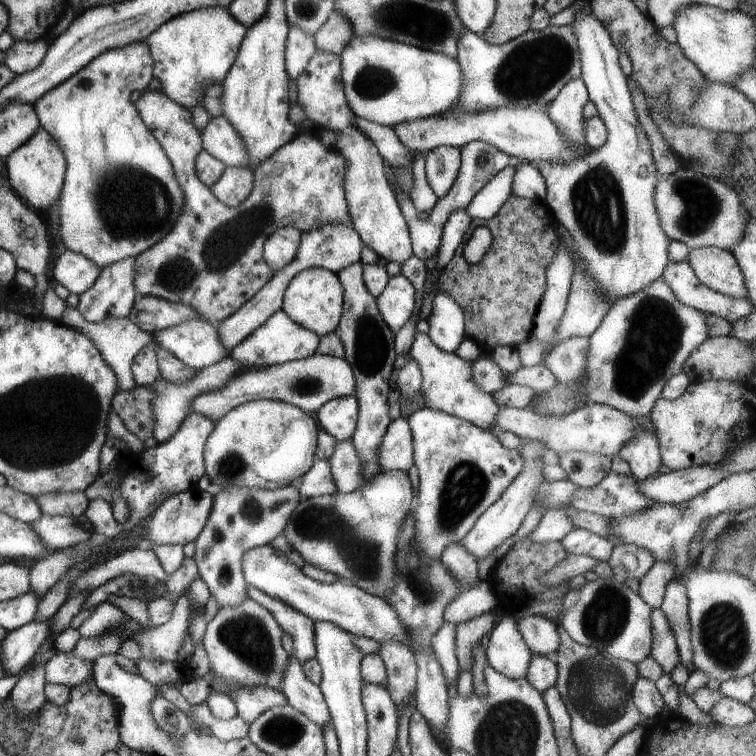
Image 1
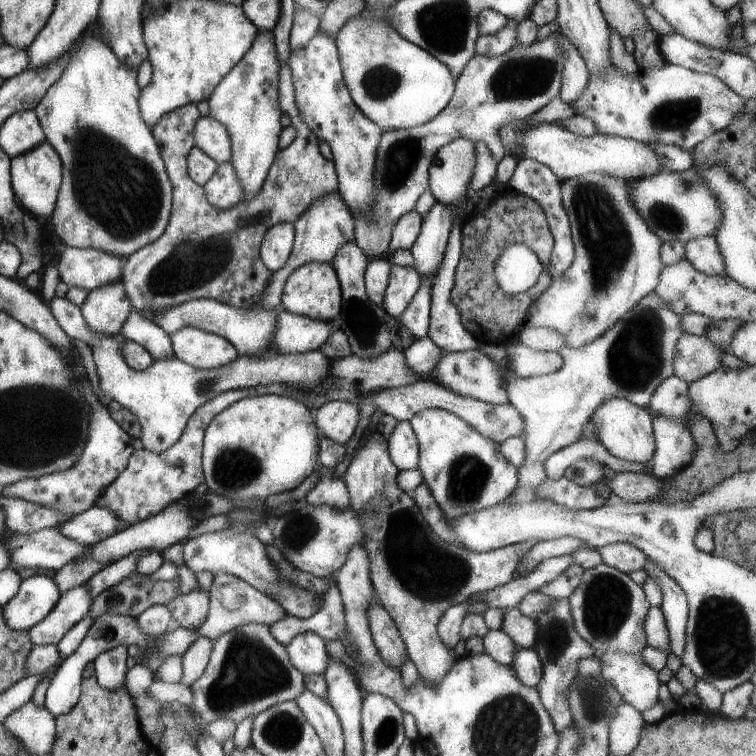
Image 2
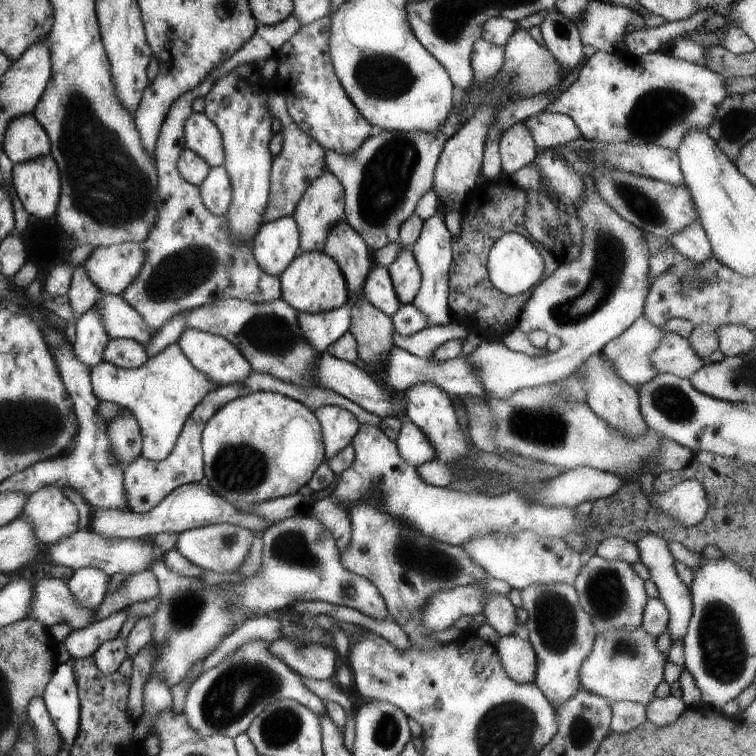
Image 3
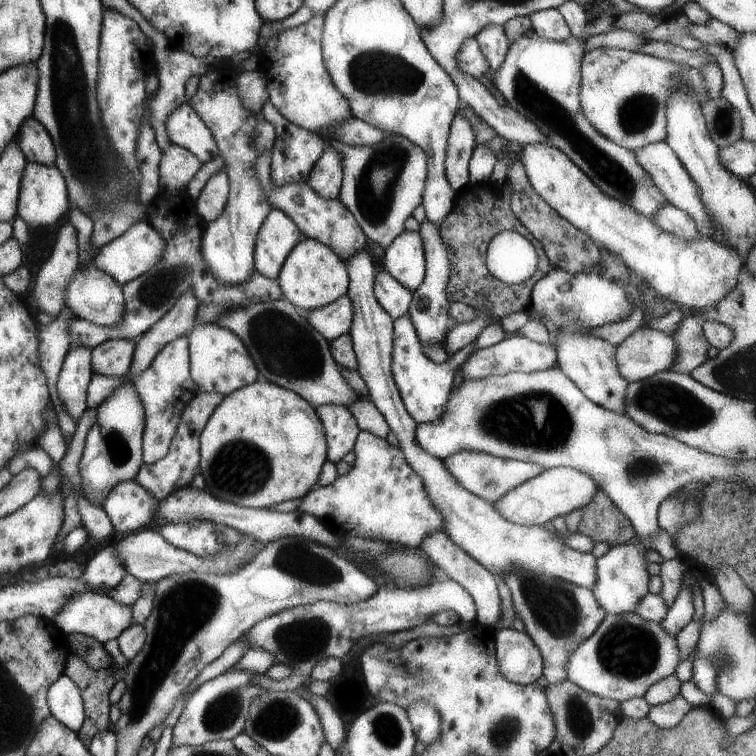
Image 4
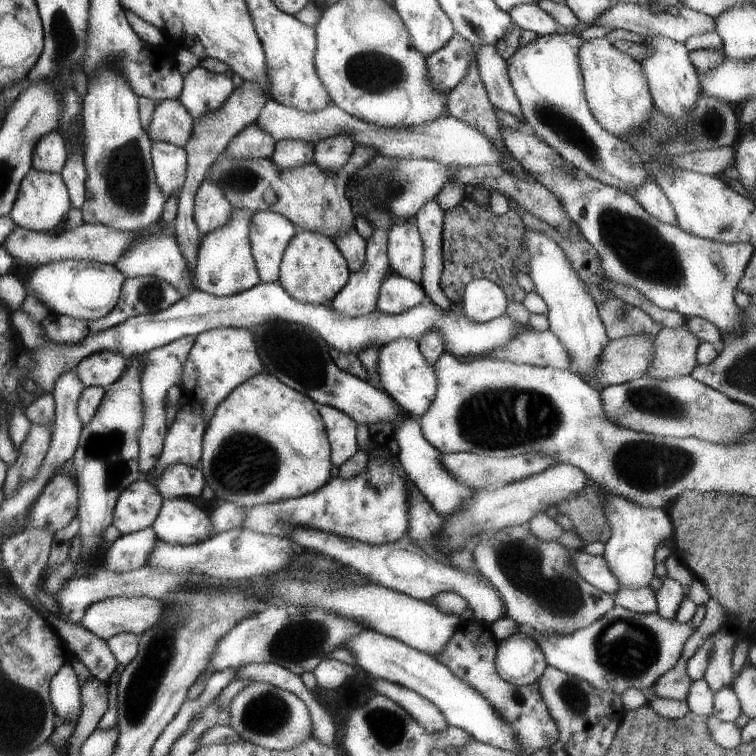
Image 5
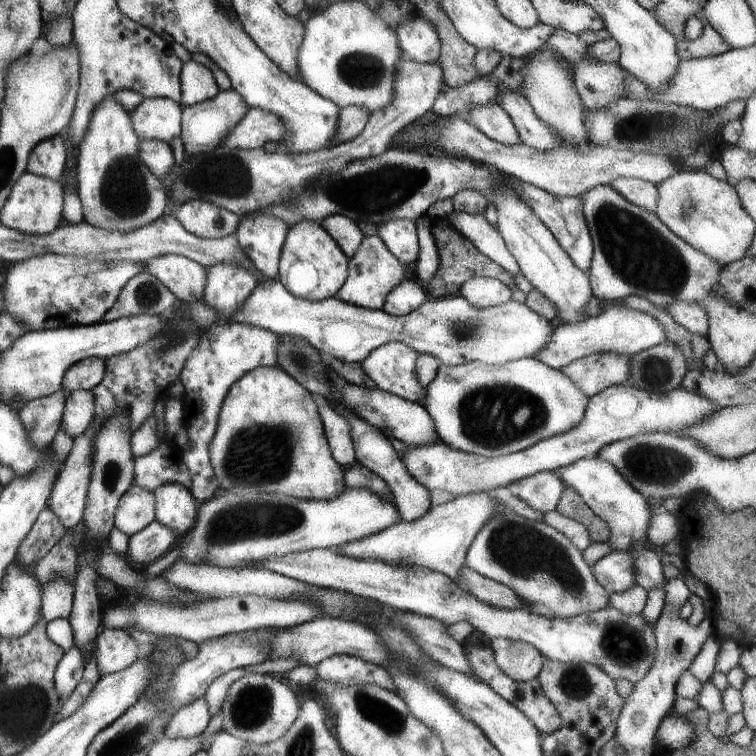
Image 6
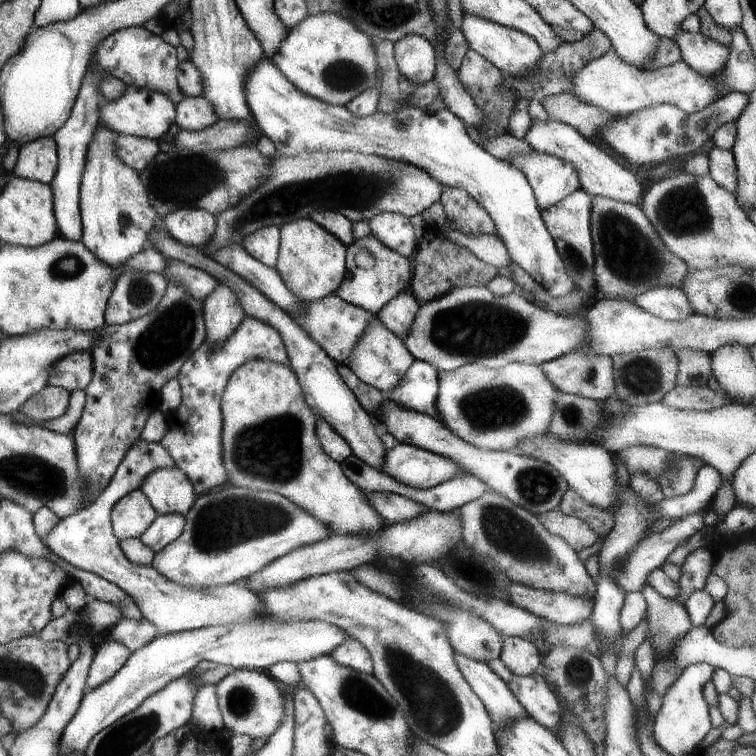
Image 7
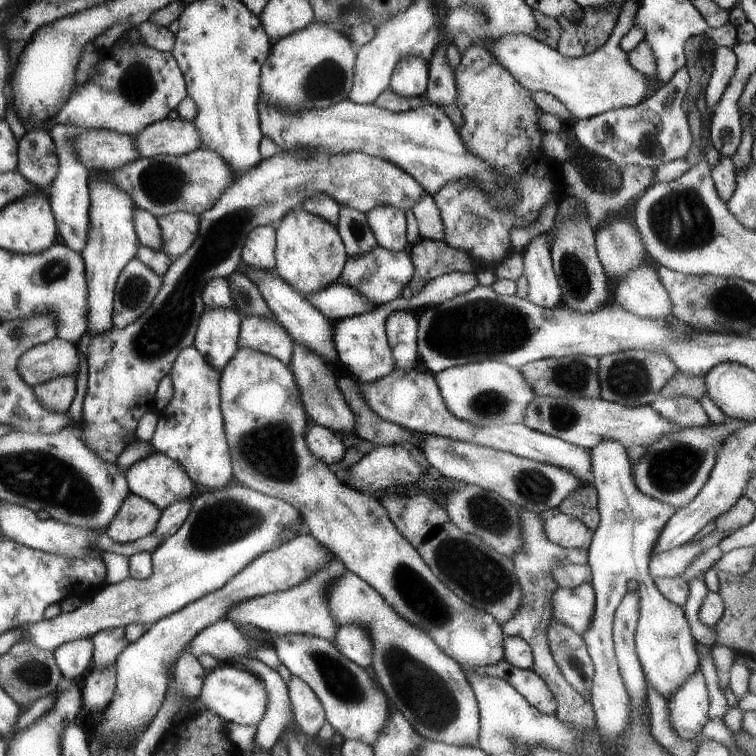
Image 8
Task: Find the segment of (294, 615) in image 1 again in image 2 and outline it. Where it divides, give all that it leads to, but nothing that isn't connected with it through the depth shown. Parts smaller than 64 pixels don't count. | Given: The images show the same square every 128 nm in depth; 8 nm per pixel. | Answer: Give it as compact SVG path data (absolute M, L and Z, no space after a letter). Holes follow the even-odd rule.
M301 632L296 634L285 650L291 664L302 675L323 674L327 668L326 642L315 633Z

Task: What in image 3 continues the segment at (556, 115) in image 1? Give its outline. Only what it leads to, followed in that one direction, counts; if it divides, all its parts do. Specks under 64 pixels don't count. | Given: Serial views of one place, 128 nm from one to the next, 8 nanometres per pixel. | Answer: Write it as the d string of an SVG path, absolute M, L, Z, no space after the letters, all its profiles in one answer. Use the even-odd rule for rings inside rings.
M555 10L545 14L545 20L539 24L539 30L547 50L551 51L551 56L561 65L559 72L562 75L568 75L581 62L578 79L554 100L552 111L570 116L583 139L605 144L627 142L633 146L651 143L677 152L679 142L689 128L706 132L711 120L715 120L715 110L727 96L723 86L724 78L719 74L711 72L707 67L671 58L661 51L643 56L635 56L625 50L611 54L591 51L587 57L589 49L579 40L579 32L573 22Z

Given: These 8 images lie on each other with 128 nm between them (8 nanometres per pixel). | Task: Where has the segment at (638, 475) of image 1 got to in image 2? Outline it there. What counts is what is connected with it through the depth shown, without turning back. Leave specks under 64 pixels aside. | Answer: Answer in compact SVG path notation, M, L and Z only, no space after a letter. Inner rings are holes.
M607 398L591 412L589 417L591 424L595 426L598 441L612 457L640 462L643 465L649 464L655 452L655 440L652 431L653 415L648 409L639 408L625 398Z

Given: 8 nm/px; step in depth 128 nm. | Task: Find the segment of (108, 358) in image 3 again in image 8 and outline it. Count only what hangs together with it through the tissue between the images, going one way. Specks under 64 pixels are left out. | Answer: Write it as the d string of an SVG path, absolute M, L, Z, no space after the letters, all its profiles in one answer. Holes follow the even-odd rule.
M57 335L47 342L31 346L15 362L15 370L17 370L19 378L30 387L34 387L46 380L53 380L57 376L75 376L78 366L77 348L66 340L61 340Z

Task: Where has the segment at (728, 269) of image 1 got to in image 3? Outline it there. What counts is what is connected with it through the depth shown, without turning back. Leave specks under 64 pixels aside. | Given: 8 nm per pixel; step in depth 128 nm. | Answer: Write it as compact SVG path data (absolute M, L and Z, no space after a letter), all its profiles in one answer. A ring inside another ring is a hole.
M699 222L687 224L687 228L675 232L675 236L669 236L666 240L675 248L679 258L701 264L712 257L709 240Z

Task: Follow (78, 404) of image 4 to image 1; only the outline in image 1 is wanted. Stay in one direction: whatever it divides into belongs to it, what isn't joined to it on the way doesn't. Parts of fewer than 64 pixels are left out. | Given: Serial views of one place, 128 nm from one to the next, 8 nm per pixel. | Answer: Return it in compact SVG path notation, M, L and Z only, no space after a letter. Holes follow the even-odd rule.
M127 256L101 267L99 276L93 280L93 284L77 295L78 301L75 308L87 322L103 322L107 318L125 318L129 314L129 308L133 302L136 302L138 296L133 286L133 257Z

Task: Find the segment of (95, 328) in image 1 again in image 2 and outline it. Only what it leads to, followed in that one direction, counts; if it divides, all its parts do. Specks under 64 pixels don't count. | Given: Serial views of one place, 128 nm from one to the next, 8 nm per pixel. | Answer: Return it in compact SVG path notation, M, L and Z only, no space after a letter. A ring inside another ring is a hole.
M57 297L51 298L47 304L53 320L57 321L57 324L61 327L61 330L67 334L71 340L80 340L85 342L91 350L92 359L95 365L97 373L97 380L99 380L99 388L101 392L107 396L111 401L117 402L123 408L129 410L129 412L137 416L138 423L140 424L141 434L139 434L139 440L143 444L143 449L147 452L153 452L159 454L163 450L167 450L171 444L173 444L185 428L185 423L193 411L201 404L209 402L211 398L215 398L219 392L225 392L226 390L233 390L236 388L249 388L257 386L257 384L294 384L295 386L309 386L309 384L317 384L321 380L327 380L327 372L329 372L329 364L331 360L325 358L318 350L313 352L304 352L301 354L285 354L285 356L276 355L271 351L263 352L263 354L257 354L257 356L237 356L233 362L229 364L223 364L214 369L196 369L189 364L181 362L177 357L163 358L163 360L154 360L153 364L149 364L149 368L145 368L143 372L139 372L129 368L125 364L125 360L121 358L119 350L121 350L121 344L123 344L123 336L117 334L116 336L95 336L83 322L83 316L78 306L71 304L67 299L60 299Z

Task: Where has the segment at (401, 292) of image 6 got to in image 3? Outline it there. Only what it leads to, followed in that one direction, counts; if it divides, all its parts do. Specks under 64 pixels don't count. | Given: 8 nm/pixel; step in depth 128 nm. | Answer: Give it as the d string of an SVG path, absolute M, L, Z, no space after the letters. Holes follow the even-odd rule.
M376 265L369 270L363 281L362 291L363 296L387 316L391 316L402 305L393 292L393 285L385 266Z

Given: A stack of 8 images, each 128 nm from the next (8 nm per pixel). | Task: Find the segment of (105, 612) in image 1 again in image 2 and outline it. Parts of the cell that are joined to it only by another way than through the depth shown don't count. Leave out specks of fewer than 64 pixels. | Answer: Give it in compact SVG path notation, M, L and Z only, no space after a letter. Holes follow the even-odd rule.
M100 614L89 624L89 628L87 628L87 632L85 632L81 644L56 667L55 674L53 674L53 678L51 678L51 682L49 682L49 686L47 686L47 690L44 694L45 708L47 708L53 717L63 716L65 712L69 712L69 710L75 706L76 701L79 700L83 667L88 662L91 662L98 653L110 650L115 646L136 645L140 649L139 654L141 654L143 659L141 664L143 664L147 670L154 671L156 668L159 668L159 664L166 658L162 657L156 648L168 633L169 632L163 630L163 632L157 634L157 636L149 636L149 634L145 636L145 634L141 632L141 628L137 628L137 624L135 624L135 620L131 616Z

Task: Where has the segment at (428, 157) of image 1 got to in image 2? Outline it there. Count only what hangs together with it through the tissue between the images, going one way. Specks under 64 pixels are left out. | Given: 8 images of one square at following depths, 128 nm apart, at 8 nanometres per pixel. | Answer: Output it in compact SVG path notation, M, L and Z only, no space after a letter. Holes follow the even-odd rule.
M458 138L440 146L431 158L428 168L428 190L435 197L436 202L451 208L451 228L448 234L448 242L441 260L441 266L433 277L431 286L428 334L426 335L437 348L447 353L477 349L480 342L471 336L461 324L461 318L455 304L451 301L451 288L454 283L454 270L461 254L461 228L465 214L463 206L465 194L469 190L469 178L473 174L475 166L475 142Z

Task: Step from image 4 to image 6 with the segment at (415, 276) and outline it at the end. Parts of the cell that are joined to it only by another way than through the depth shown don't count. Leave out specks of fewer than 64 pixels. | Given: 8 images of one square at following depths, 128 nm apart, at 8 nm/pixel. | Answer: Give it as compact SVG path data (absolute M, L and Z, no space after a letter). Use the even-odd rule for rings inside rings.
M409 219L387 220L377 225L377 236L385 243L389 252L403 264L409 265L417 260L418 242L416 226Z

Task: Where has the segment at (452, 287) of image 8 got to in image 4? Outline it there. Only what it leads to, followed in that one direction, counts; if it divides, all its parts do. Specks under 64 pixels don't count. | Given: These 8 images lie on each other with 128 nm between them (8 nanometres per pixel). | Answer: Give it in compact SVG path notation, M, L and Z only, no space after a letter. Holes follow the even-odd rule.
M407 312L403 316L392 319L391 374L393 374L395 386L399 391L408 415L416 423L428 423L443 416L447 396L451 392L451 382L453 382L455 370L457 370L459 364L465 361L465 358L473 349L475 338L469 344L459 348L455 354L448 356L442 363L435 364L423 354L422 344L418 340L415 328L410 320L411 318L409 318Z

